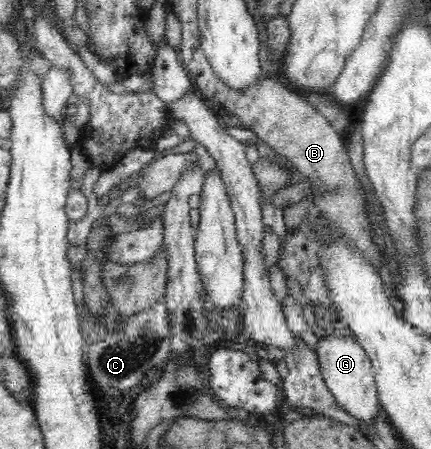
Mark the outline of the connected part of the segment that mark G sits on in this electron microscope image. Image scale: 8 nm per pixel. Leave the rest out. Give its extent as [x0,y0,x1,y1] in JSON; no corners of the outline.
[316,333,381,432]

